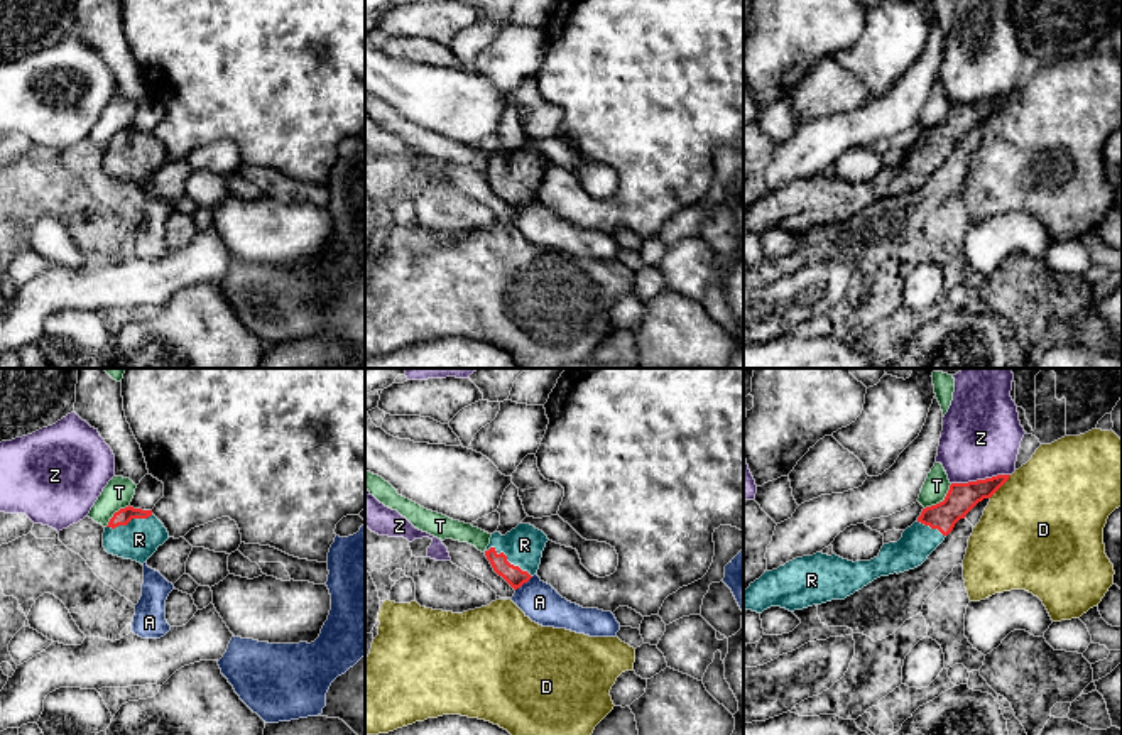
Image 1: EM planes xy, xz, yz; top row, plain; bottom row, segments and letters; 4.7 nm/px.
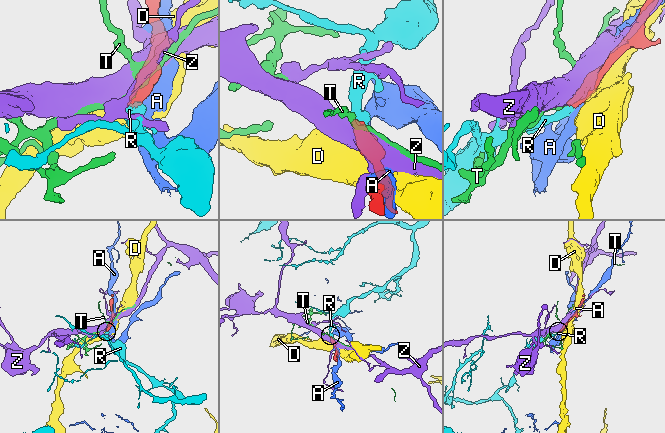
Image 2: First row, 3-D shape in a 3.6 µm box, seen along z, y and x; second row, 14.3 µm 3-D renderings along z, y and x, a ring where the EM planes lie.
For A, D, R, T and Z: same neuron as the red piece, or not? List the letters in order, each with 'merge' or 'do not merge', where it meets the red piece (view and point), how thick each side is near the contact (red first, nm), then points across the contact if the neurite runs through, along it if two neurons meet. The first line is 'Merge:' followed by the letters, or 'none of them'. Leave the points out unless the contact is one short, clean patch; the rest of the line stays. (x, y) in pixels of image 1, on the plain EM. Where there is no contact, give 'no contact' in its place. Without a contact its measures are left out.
Merge: R
A: do not merge; contact xz (524, 203); calibres 90 and 180 nm
D: do not merge; contact yz (999, 108); calibres 140 and 500 nm
R: merge; contact xz (506, 181); calibres 90 and 190 nm; way xz (512, 196), (512, 188), (506, 181), (524, 166)
T: do not merge; contact yz (943, 122); calibres 140 and 120 nm
Z: do not merge; contact yz (980, 102); calibres 140 and 380 nm

